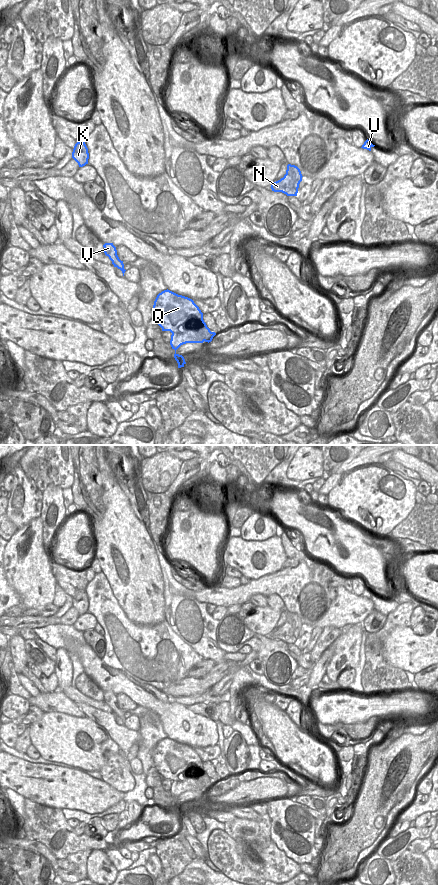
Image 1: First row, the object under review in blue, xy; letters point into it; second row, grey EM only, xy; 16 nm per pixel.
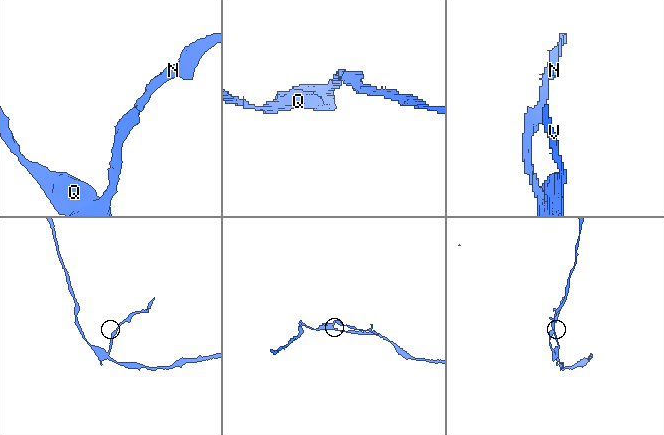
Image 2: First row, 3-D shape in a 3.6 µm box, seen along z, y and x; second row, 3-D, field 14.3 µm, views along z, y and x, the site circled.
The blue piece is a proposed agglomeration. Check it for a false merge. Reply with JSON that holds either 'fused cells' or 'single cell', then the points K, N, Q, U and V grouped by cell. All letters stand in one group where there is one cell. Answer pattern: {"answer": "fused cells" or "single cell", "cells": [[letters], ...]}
{"answer": "fused cells", "cells": [["K", "Q", "V"], ["N", "U"]]}

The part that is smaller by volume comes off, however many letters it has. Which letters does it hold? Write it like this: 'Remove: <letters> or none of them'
Remove: N, U

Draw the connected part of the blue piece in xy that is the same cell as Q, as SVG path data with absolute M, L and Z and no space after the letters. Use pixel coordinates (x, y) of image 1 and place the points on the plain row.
M168 737L157 743L153 753L153 762L162 779L179 780L181 773L189 766L194 766L197 779L201 779L203 776L208 778L208 782L203 784L206 787L205 790L211 790L216 783L207 775L203 768L203 761L192 747Z

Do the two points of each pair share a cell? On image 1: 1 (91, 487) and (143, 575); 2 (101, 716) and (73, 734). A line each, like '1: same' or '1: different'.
1: different
2: different

